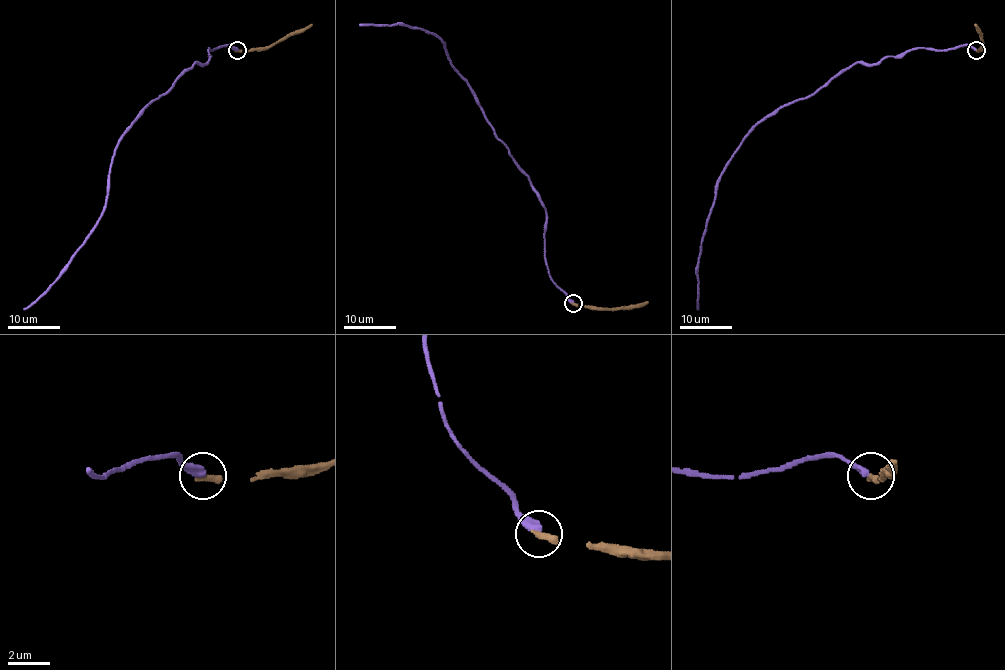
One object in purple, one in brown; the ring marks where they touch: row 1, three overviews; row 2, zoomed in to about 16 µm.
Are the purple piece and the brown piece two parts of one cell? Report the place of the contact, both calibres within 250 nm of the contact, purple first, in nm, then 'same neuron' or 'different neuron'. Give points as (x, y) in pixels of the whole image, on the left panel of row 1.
place (237, 50); calibres 400 and 360 nm; different neuron

